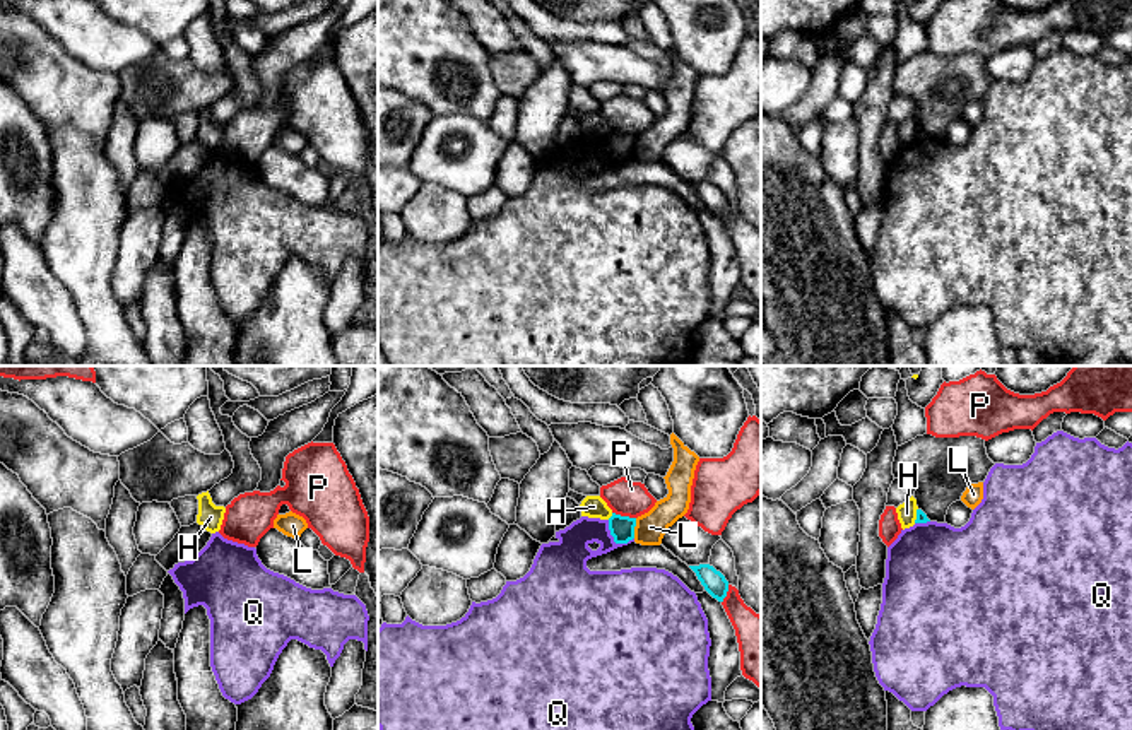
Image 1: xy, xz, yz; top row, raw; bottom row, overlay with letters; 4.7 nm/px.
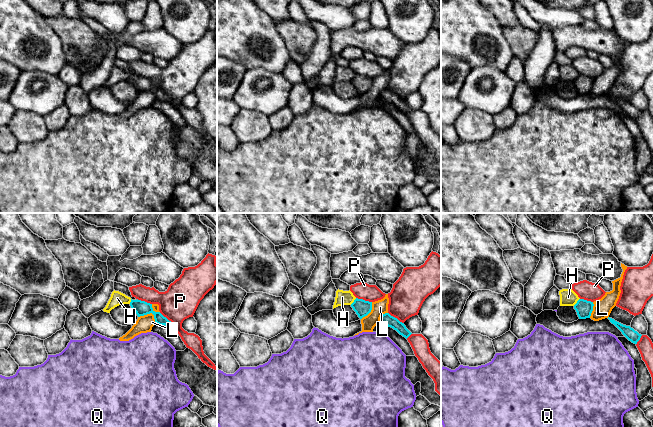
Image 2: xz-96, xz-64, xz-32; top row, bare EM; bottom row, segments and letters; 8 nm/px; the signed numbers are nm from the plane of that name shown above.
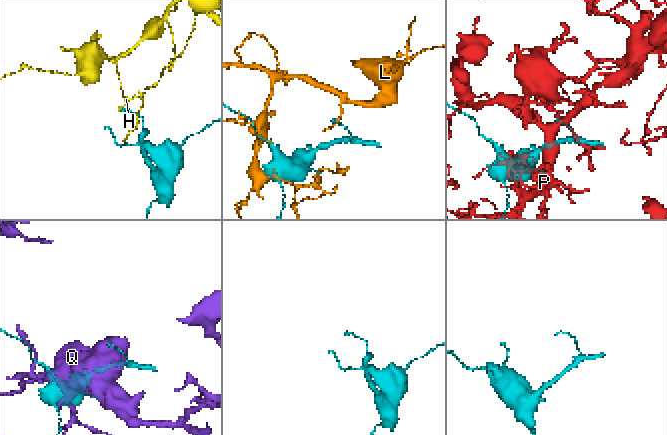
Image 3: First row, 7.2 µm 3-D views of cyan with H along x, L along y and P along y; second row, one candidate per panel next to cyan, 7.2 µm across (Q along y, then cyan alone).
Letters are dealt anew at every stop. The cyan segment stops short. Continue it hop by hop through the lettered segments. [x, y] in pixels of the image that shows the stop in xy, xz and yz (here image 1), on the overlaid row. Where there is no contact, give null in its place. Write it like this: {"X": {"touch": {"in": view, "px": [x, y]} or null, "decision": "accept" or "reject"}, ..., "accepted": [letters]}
{"H": {"touch": {"in": "xz", "px": [611, 517]}, "decision": "reject"}, "L": {"touch": {"in": "xz", "px": [633, 529]}, "decision": "reject"}, "P": {"touch": {"in": "xz", "px": [624, 517]}, "decision": "reject"}, "Q": {"touch": {"in": "xz", "px": [614, 541]}, "decision": "reject"}, "accepted": []}

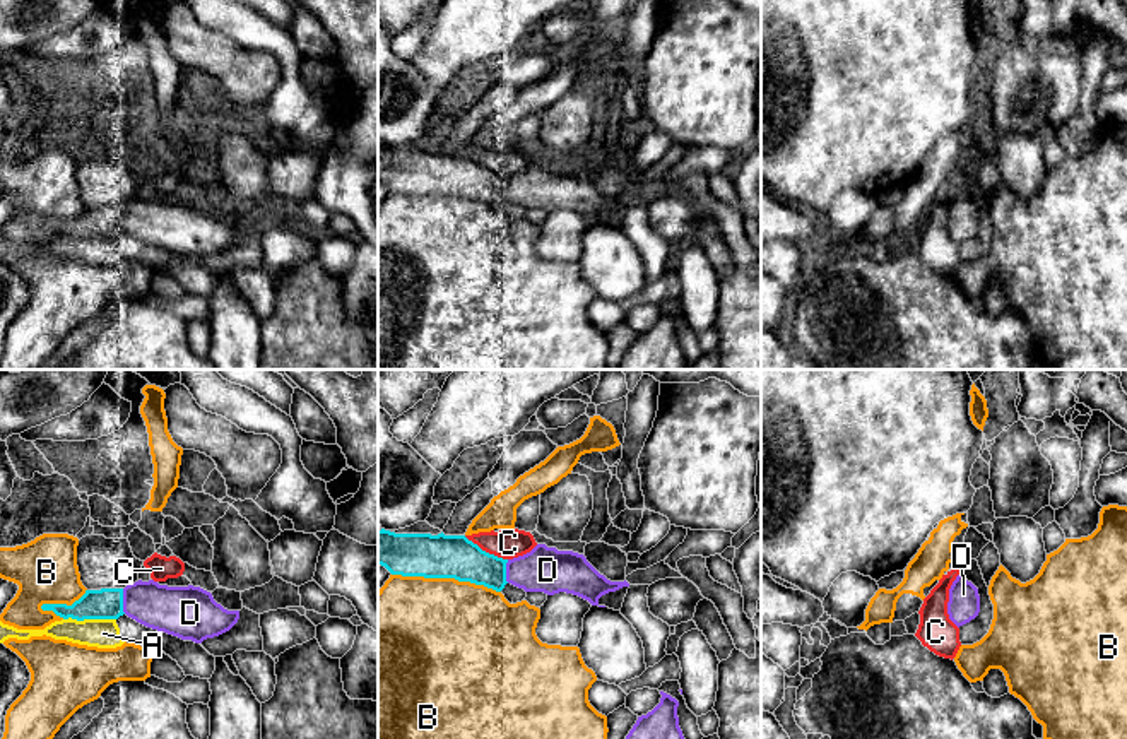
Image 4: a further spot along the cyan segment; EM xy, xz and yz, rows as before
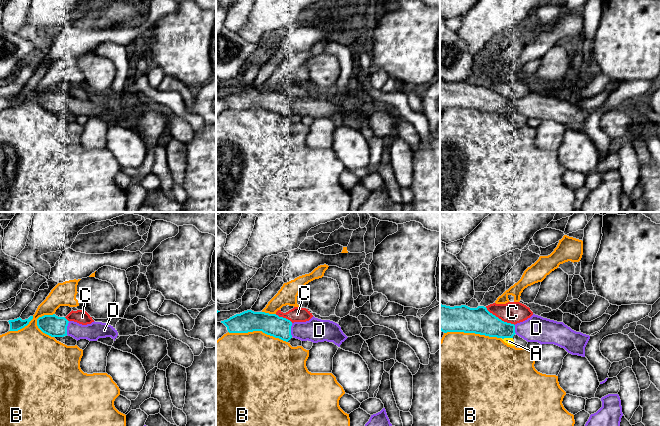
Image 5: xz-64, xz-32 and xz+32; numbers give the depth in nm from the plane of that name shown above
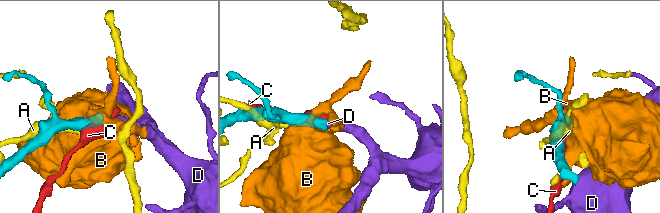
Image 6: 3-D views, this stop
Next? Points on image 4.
{"A": {"touch": {"in": "xy", "px": [89, 618]}, "decision": "reject"}, "B": {"touch": {"in": "xz", "px": [447, 577]}, "decision": "reject"}, "C": {"touch": {"in": "xz", "px": [484, 551]}, "decision": "reject"}, "D": {"touch": {"in": "xy", "px": [122, 601]}, "decision": "accept"}, "accepted": ["D"]}

